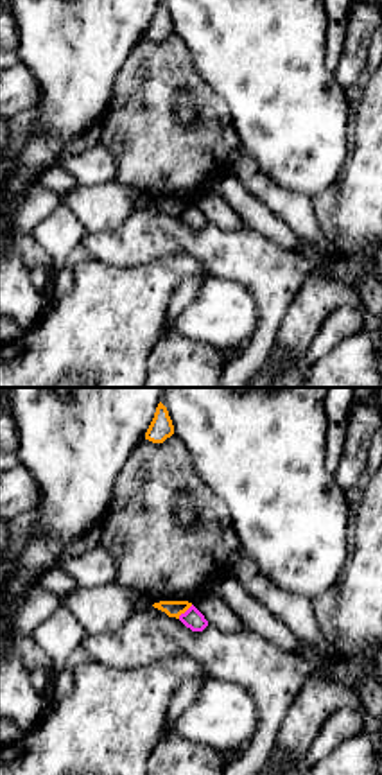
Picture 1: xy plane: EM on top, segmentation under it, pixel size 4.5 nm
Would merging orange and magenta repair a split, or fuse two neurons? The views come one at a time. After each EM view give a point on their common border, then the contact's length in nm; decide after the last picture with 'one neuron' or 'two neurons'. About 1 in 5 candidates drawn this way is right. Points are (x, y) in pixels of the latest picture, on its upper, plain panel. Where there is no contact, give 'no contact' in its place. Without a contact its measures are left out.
contact (185, 208); length 90 nm

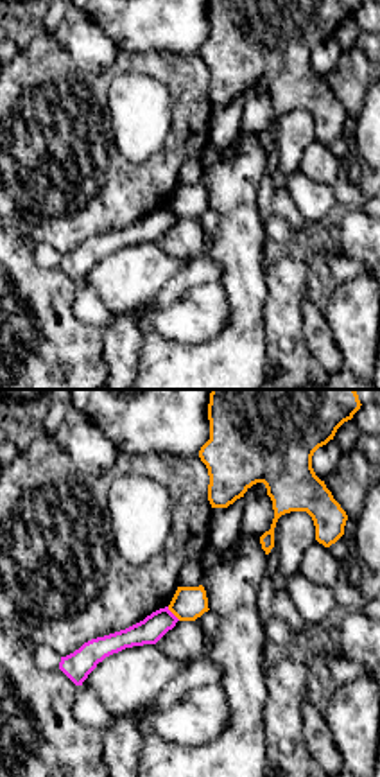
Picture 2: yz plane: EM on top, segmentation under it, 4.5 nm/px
contact (174, 212); length 90 nm

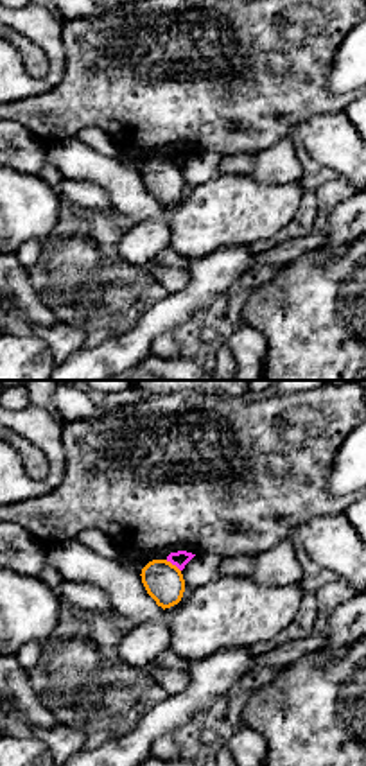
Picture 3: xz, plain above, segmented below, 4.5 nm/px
contact (171, 162); length 90 nm

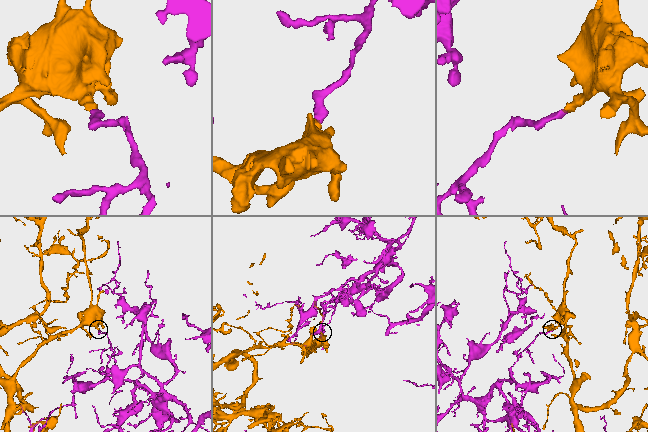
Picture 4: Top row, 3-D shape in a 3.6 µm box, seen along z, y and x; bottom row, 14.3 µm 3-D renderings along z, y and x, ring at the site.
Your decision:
two neurons

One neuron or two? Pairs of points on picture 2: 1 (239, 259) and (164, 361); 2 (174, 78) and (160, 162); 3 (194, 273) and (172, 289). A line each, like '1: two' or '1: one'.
1: one
2: one
3: one

